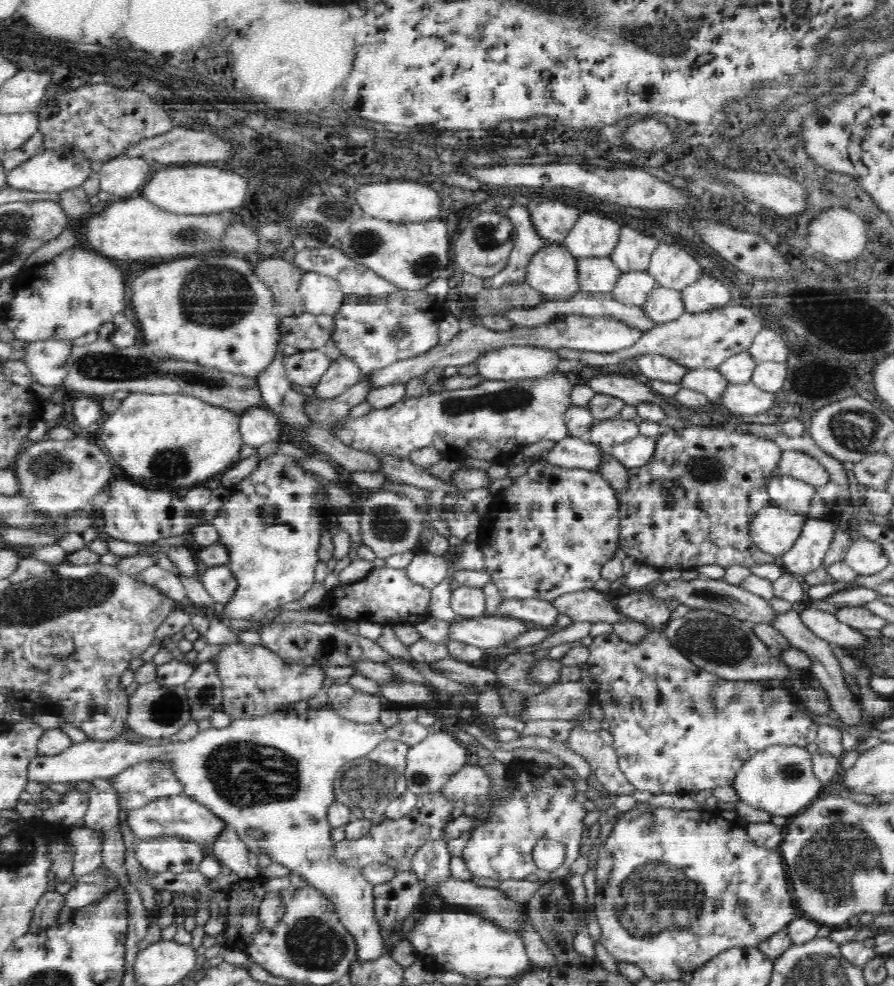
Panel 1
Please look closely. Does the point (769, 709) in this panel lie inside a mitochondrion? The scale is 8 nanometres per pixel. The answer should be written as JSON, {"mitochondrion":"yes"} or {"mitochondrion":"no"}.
{"mitochondrion":"no"}

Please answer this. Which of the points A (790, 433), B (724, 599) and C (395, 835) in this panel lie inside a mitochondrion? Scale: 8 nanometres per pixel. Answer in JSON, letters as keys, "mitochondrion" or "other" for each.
{"A":"other","B":"mitochondrion","C":"other"}

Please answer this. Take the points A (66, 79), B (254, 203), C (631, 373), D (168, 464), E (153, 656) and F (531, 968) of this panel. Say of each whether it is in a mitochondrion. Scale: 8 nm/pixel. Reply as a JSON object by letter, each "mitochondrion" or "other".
{"A":"other","B":"other","C":"other","D":"mitochondrion","E":"other","F":"other"}

